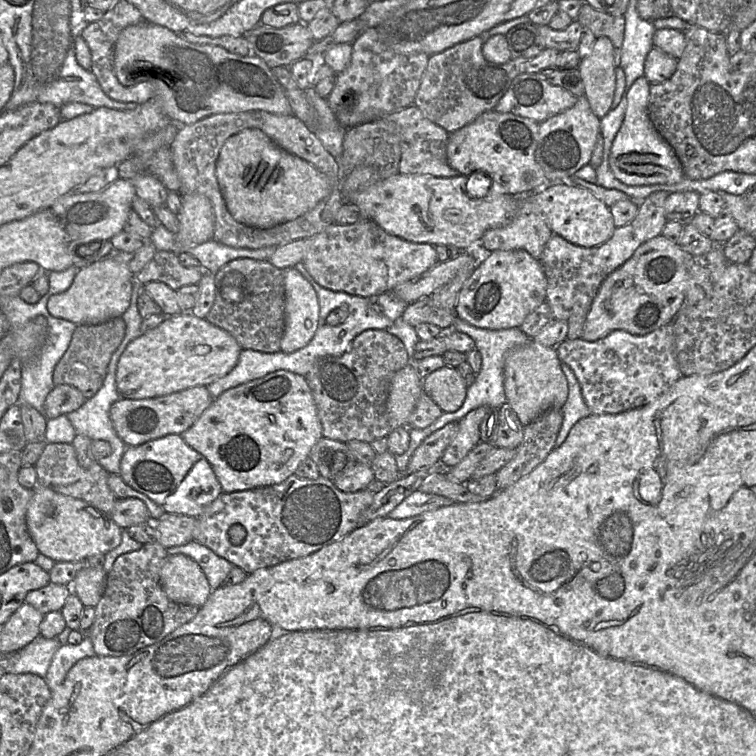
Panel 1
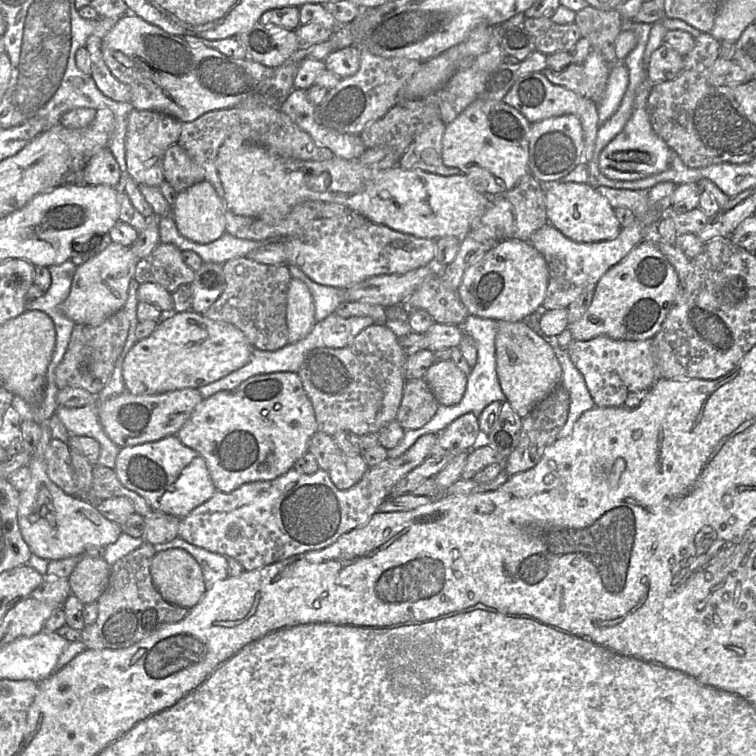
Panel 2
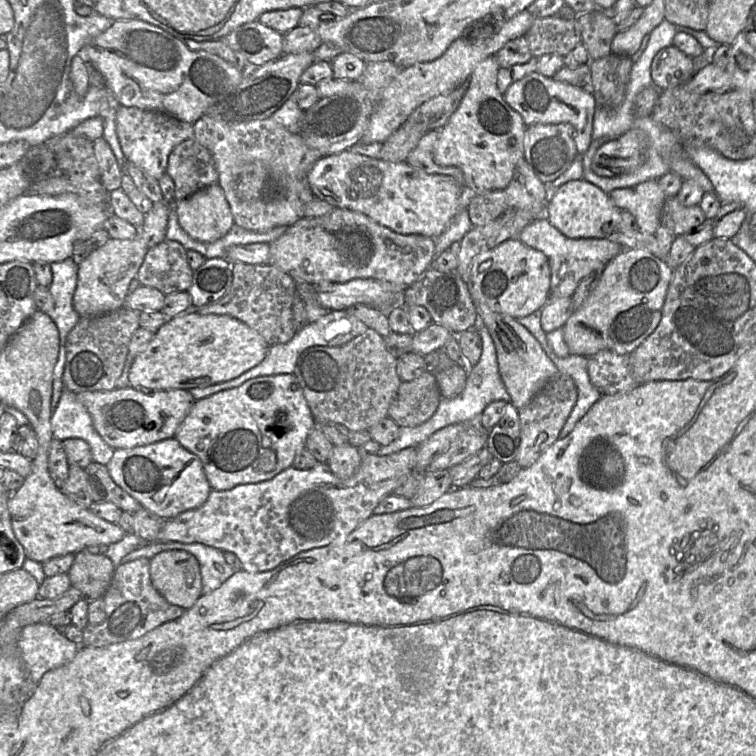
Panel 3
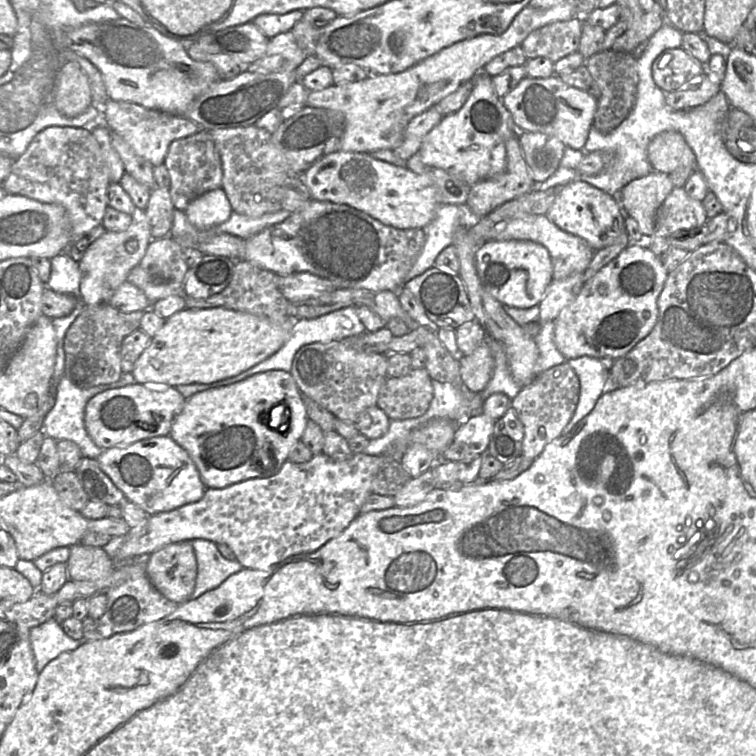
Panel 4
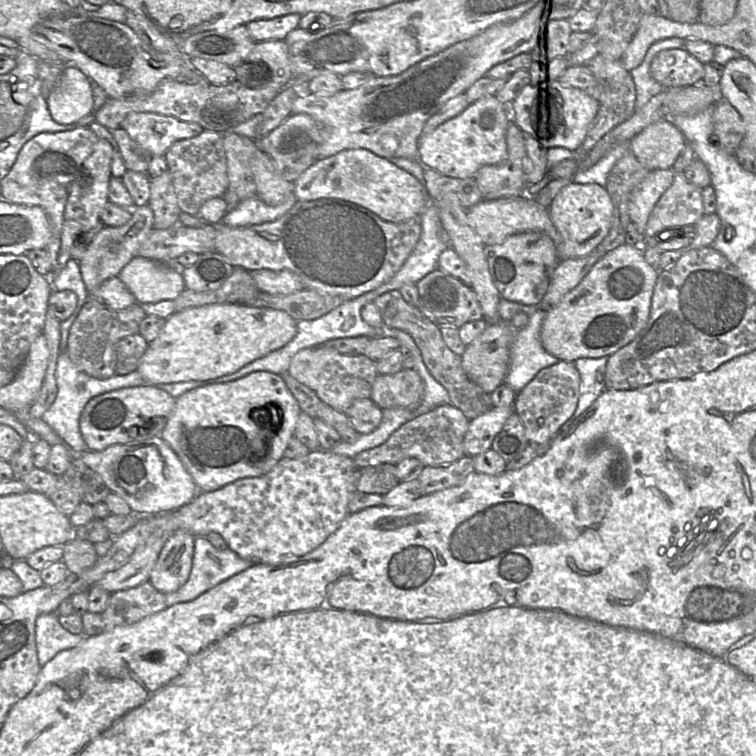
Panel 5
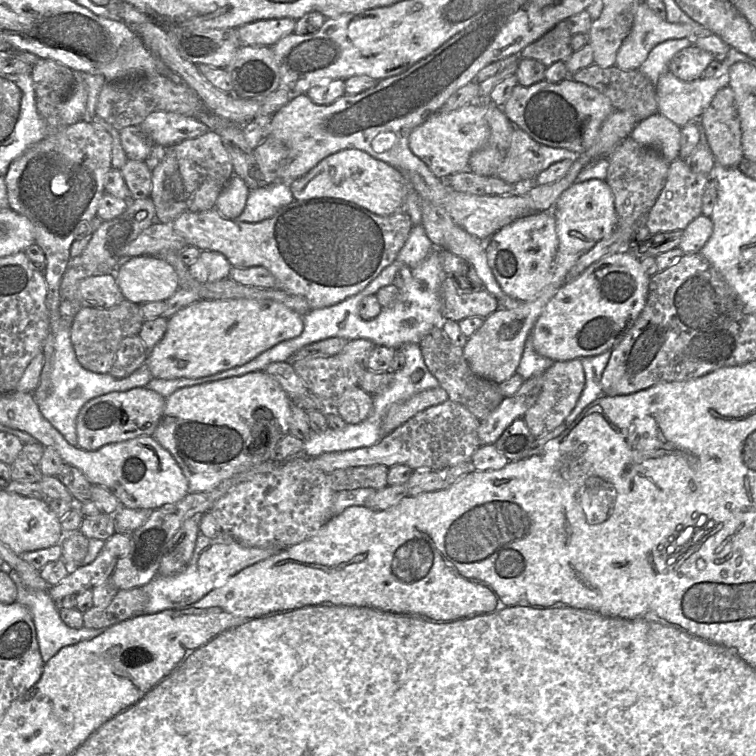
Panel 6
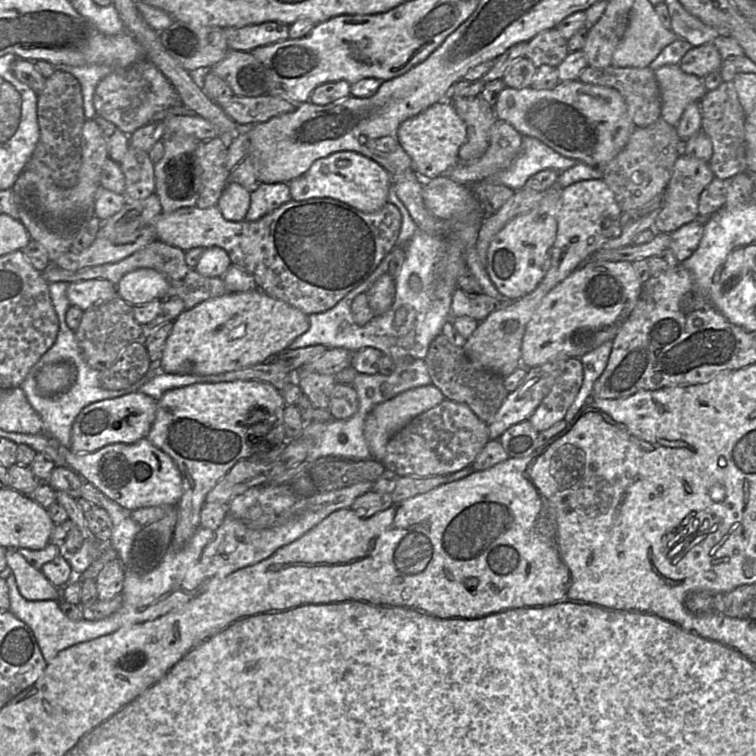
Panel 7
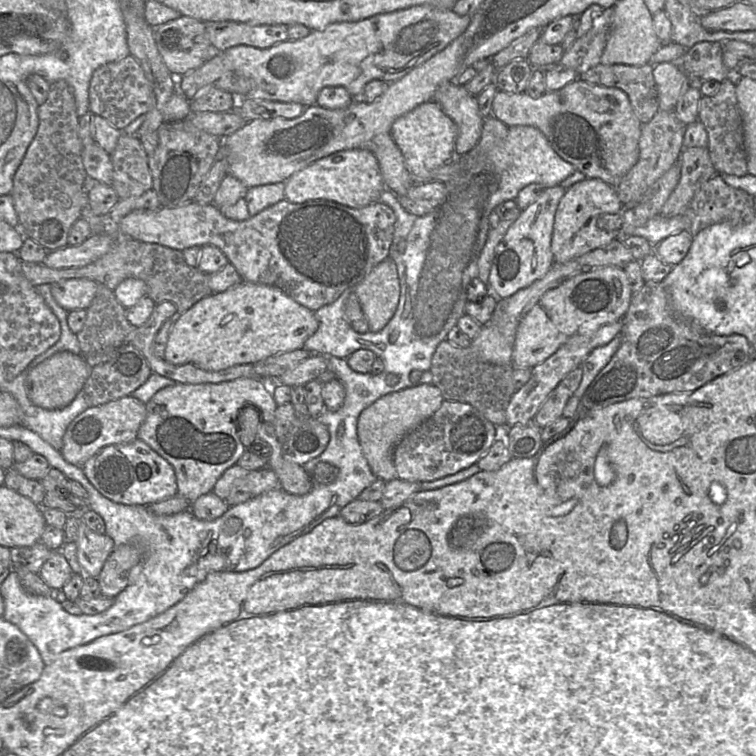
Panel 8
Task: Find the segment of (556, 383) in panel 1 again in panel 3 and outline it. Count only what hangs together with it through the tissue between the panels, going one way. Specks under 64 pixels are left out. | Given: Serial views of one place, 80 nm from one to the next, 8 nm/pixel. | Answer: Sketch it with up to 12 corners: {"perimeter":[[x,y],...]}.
{"perimeter":[[475,304],[516,409],[559,373],[517,319]]}

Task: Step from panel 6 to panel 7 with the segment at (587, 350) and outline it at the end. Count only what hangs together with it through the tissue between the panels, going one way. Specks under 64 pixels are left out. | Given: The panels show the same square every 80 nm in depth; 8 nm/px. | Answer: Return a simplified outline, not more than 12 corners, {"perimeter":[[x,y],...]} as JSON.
{"perimeter":[[588,261],[528,322],[521,365],[612,341],[642,282],[631,262]]}

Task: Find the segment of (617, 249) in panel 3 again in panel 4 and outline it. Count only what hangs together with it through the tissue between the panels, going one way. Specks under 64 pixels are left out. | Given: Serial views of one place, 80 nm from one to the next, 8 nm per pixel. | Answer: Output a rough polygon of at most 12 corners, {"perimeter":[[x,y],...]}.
{"perimeter":[[547,215],[514,218],[494,240],[529,240],[551,257],[554,280],[584,272],[595,254]]}

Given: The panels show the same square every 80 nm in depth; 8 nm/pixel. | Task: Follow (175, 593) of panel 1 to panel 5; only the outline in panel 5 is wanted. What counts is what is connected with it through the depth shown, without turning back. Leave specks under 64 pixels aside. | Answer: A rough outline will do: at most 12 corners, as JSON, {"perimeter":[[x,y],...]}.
{"perimeter":[[177,530],[163,546],[150,583],[177,591],[192,569],[195,535]]}

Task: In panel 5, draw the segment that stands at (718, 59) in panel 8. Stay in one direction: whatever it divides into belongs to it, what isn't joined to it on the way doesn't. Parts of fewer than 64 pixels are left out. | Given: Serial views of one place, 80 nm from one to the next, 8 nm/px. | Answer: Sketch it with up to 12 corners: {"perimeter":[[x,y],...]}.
{"perimeter":[[682,49],[650,66],[664,88],[703,84],[704,64]]}

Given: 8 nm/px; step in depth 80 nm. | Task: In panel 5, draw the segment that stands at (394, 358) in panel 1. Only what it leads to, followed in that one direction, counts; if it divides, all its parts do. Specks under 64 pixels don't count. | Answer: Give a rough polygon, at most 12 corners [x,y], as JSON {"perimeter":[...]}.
{"perimeter":[[325,346],[288,373],[336,411],[371,398],[376,361]]}

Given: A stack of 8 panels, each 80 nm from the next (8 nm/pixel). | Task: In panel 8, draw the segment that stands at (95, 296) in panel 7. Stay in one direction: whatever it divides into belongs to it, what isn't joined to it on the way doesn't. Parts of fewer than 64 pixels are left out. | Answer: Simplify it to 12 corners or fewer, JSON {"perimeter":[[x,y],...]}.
{"perimeter":[[87,278],[51,284],[65,310],[86,310],[98,282]]}

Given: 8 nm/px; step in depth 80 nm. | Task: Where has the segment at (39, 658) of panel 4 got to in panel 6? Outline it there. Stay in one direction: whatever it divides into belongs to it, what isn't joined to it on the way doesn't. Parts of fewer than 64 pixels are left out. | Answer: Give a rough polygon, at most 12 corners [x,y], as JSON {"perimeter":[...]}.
{"perimeter":[[25,589],[17,601],[33,617],[42,660],[105,629],[67,626],[47,590]]}

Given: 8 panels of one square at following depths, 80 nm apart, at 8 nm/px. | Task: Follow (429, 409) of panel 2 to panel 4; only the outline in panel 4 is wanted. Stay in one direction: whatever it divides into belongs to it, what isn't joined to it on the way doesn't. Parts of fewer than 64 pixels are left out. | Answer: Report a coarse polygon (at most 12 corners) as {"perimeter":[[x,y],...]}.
{"perimeter":[[427,369],[388,377],[377,406],[390,420],[426,413]]}

